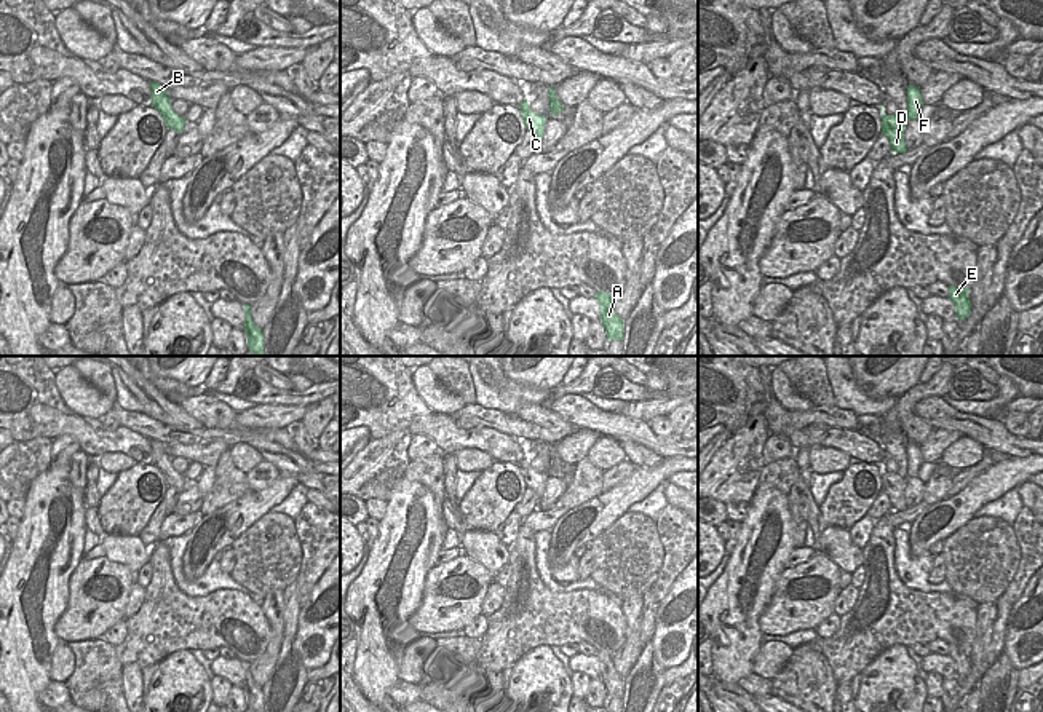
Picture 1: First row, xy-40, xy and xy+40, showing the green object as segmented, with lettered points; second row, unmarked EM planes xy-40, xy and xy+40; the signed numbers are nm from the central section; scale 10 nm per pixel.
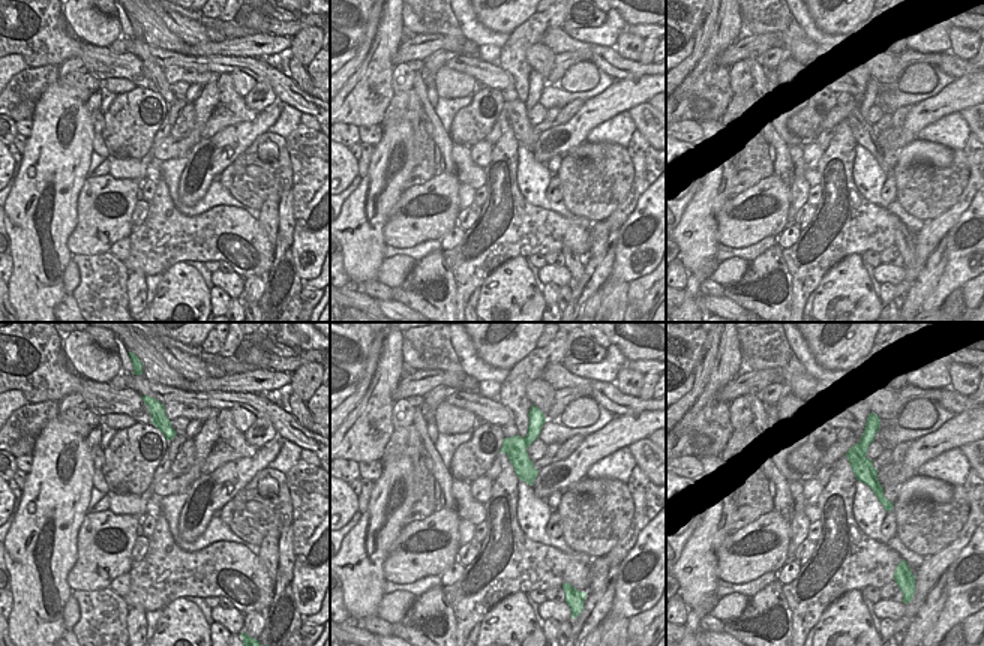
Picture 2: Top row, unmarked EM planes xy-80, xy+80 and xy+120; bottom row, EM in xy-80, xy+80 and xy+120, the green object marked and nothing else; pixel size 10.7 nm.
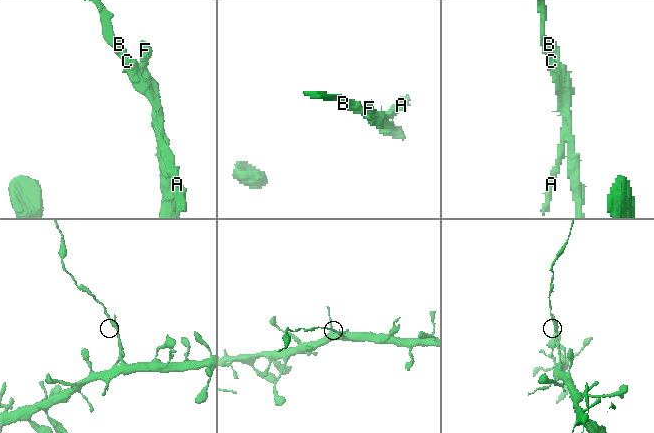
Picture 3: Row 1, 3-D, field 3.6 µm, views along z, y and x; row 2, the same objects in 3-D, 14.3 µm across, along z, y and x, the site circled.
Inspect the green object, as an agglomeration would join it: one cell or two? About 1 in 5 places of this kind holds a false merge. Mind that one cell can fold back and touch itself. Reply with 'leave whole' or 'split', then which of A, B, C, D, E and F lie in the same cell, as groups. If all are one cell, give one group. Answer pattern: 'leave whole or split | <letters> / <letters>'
split | A B C E / D F

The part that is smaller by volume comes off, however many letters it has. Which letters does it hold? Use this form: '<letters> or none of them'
A, B, C, E.

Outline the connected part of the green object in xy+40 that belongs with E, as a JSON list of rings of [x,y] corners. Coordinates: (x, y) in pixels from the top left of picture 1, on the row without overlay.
[[[949,643],[949,656],[955,661],[955,670],[958,677],[965,677],[971,670],[971,659],[968,656],[970,647],[960,647]]]

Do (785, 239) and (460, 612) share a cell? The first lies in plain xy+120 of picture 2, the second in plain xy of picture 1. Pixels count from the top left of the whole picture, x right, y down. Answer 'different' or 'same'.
different

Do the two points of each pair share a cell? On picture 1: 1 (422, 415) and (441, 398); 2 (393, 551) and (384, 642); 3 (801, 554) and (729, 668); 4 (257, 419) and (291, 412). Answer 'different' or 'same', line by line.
1: different
2: same
3: different
4: same

